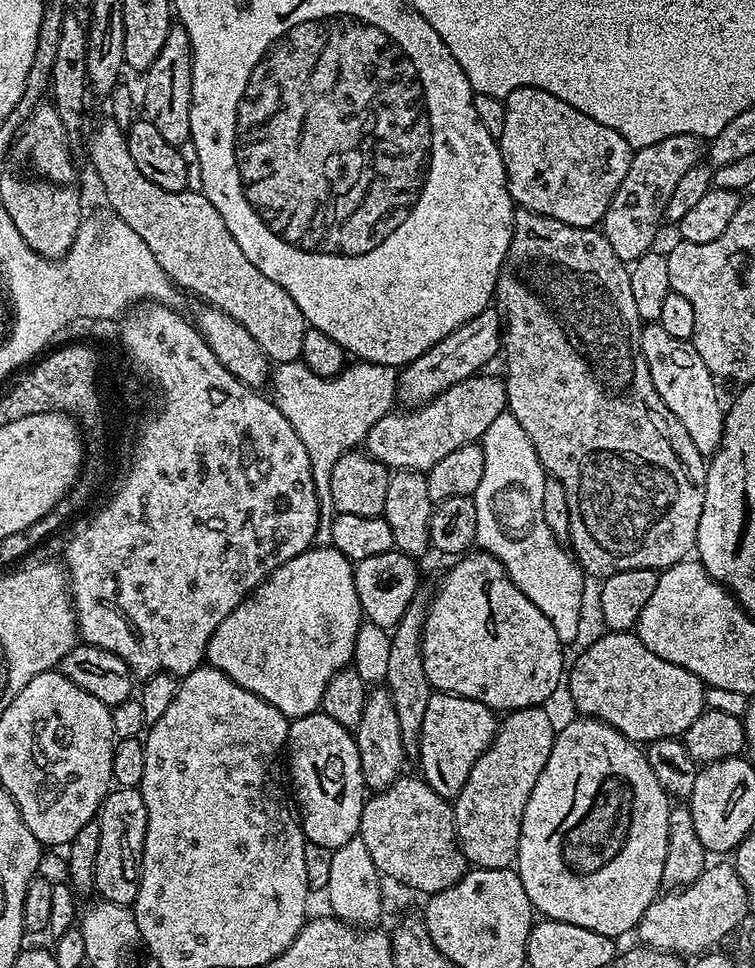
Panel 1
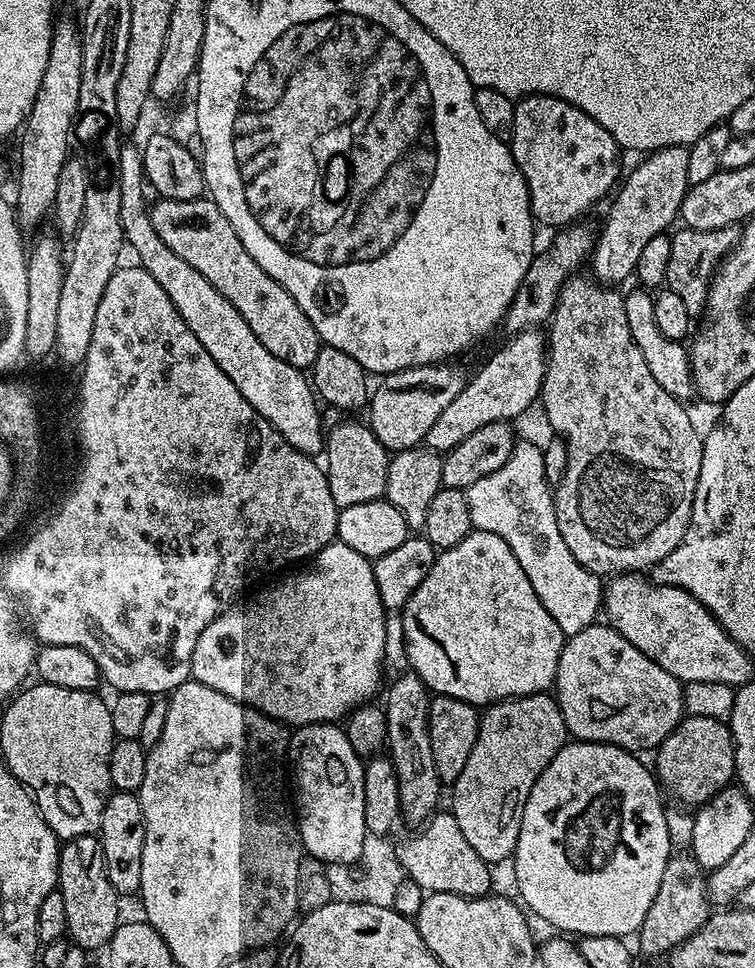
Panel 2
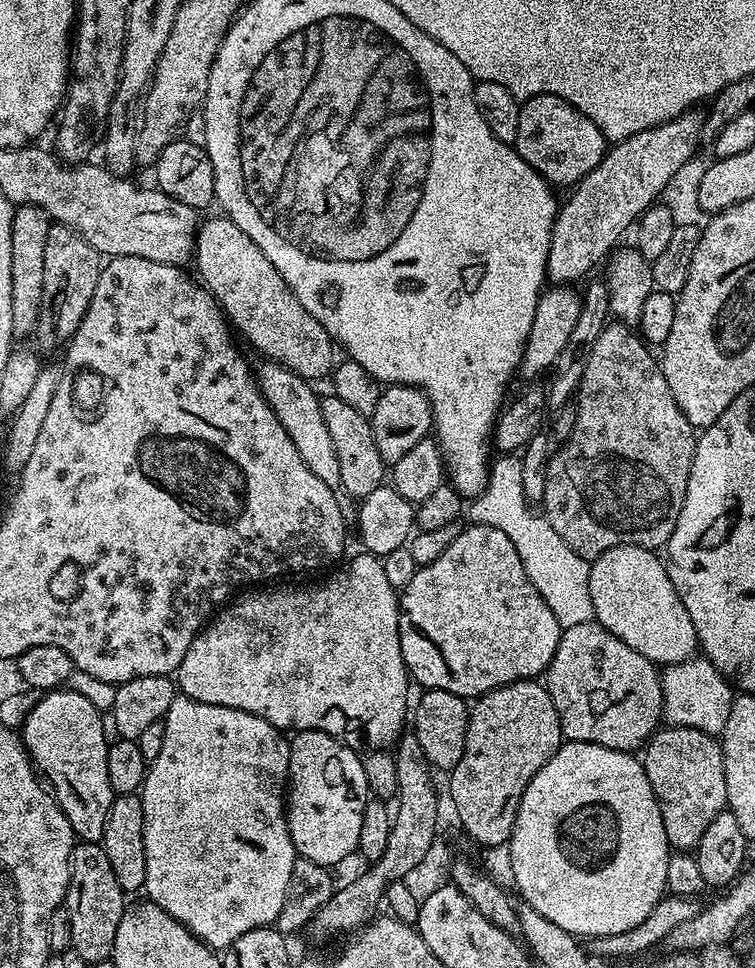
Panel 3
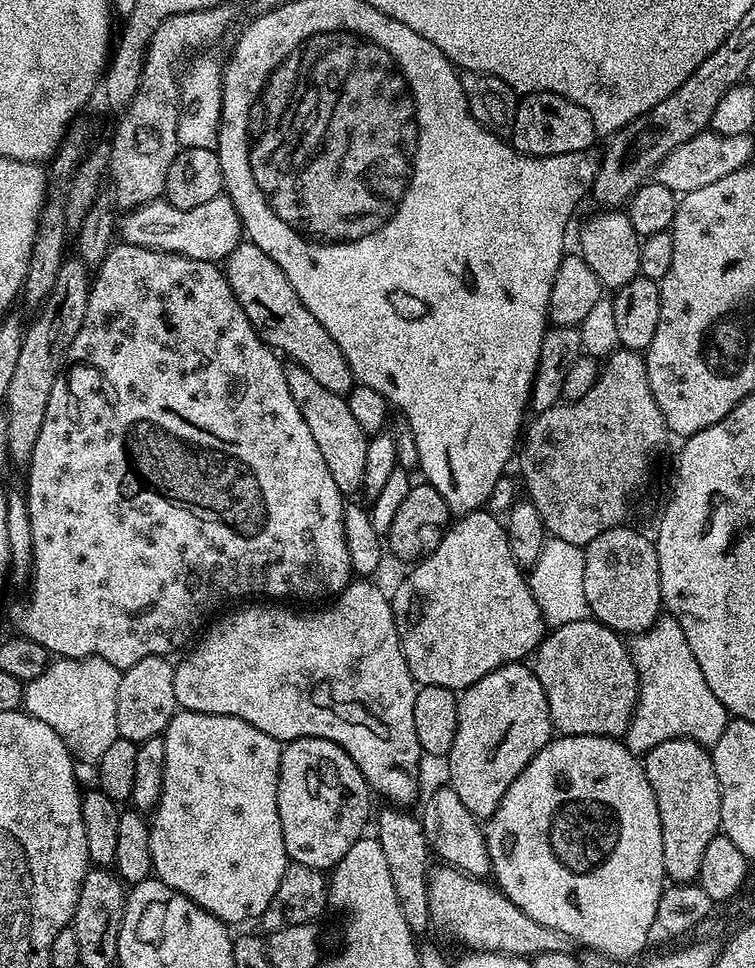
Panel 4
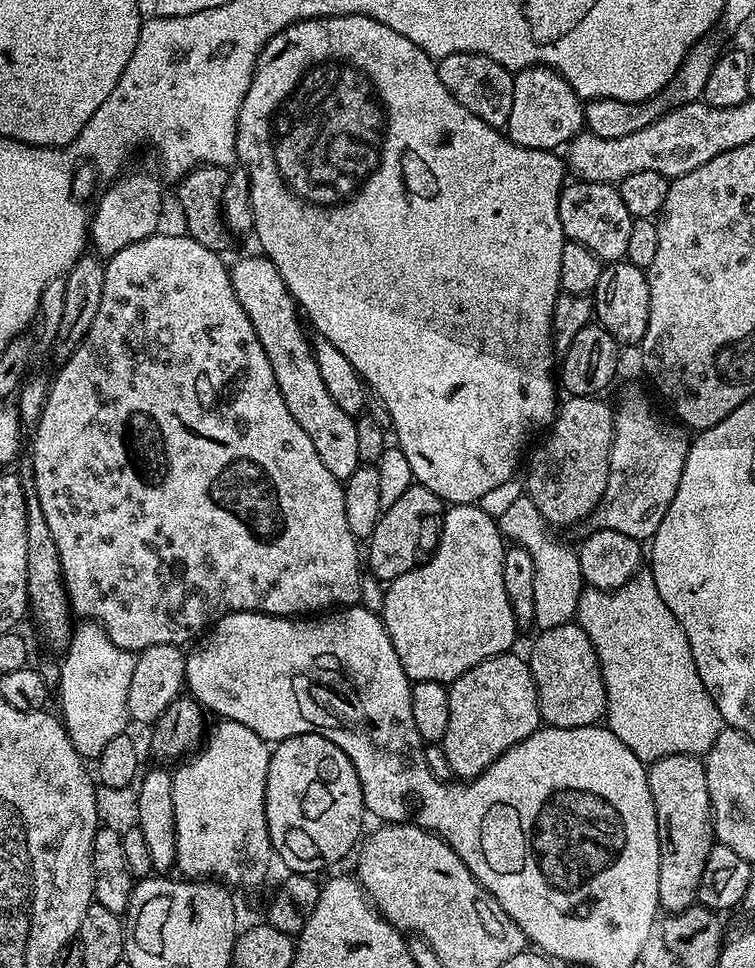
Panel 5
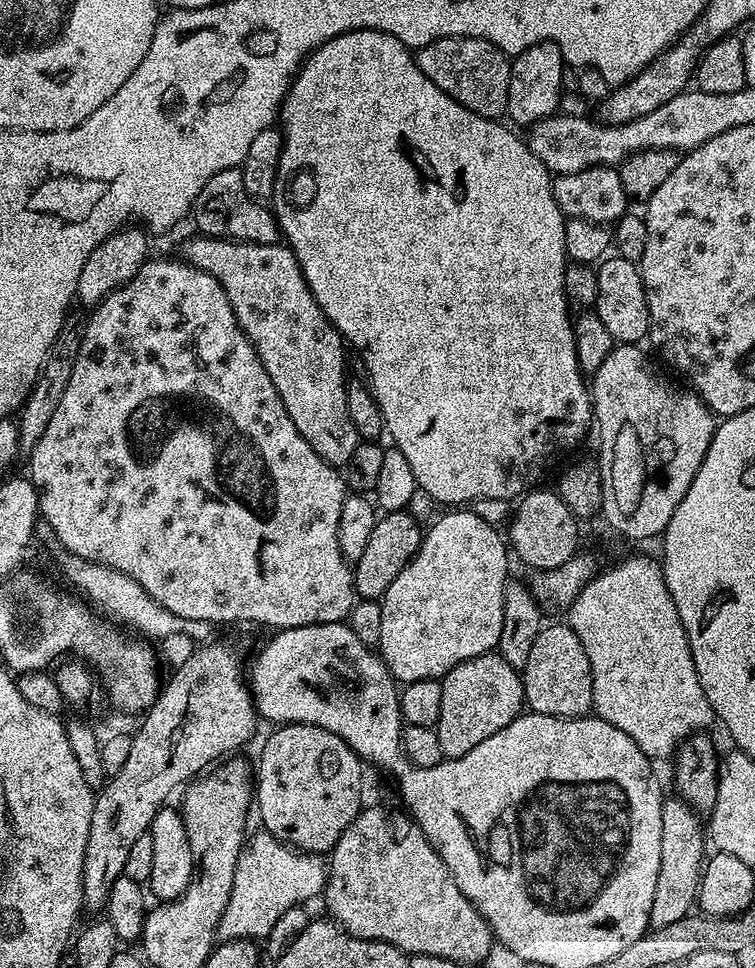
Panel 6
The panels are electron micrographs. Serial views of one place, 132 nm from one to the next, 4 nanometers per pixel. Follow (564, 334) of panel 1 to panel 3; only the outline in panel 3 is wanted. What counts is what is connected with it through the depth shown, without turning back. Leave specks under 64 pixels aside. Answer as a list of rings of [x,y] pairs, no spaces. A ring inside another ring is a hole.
[[[609,322],[598,334],[598,342],[594,342],[594,350],[590,350],[590,362],[586,362],[586,374],[582,374],[582,382],[578,386],[577,392],[580,393],[574,397],[576,452],[556,452],[552,457],[547,457],[548,469],[546,470],[546,490],[544,491],[542,514],[550,522],[550,526],[554,526],[558,538],[562,538],[562,542],[566,542],[566,546],[570,546],[570,550],[574,550],[589,562],[595,560],[606,550],[623,544],[633,544],[653,550],[663,549],[674,534],[678,514],[682,514],[682,502],[686,498],[686,482],[690,478],[690,462],[694,462],[698,432],[686,418],[686,414],[682,414],[682,410],[678,410],[678,402],[674,402],[674,394],[670,394],[670,386],[667,385],[666,378],[662,374],[659,359],[654,355],[653,349],[629,325]]]

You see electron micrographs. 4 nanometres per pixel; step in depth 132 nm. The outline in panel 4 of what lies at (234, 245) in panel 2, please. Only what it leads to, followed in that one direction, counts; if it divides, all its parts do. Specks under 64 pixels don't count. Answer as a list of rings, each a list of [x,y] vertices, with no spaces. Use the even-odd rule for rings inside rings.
[[[242,242],[230,253],[223,269],[234,298],[265,344],[272,345],[285,357],[288,355],[291,363],[302,366],[302,370],[307,370],[321,386],[326,386],[326,390],[347,397],[348,391],[354,387],[354,377],[338,342],[334,342],[334,338],[326,334],[322,322],[306,310],[302,298],[298,298],[286,274],[282,274],[278,262],[251,242]]]

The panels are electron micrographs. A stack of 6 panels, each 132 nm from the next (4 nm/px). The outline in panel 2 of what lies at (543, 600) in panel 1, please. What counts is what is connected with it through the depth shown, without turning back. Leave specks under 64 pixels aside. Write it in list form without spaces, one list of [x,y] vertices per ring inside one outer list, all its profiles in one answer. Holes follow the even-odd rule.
[[[521,439],[510,458],[494,474],[478,478],[466,490],[472,527],[477,532],[498,534],[514,551],[515,558],[550,616],[565,637],[573,636],[599,617],[603,603],[601,577],[582,566],[566,547],[557,524],[553,489],[542,466],[543,447]]]

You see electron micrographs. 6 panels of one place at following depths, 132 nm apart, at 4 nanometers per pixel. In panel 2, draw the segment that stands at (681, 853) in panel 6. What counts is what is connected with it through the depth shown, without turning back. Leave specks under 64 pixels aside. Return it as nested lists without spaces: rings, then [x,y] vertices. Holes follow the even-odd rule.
[[[685,715],[671,734],[655,749],[654,775],[685,806],[699,806],[733,783],[736,751],[731,727],[718,718]],[[668,787],[668,788],[667,788]]]

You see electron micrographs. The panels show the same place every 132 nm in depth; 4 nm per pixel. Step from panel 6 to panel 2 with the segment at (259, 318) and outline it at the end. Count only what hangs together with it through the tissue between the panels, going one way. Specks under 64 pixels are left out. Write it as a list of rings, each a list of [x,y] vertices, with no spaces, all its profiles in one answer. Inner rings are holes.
[[[344,418],[341,424],[334,425],[332,429],[329,427],[326,432],[326,475],[337,509],[358,506],[358,502],[379,500],[386,490],[390,453],[382,446],[382,442],[378,442],[367,423],[360,421],[359,424],[352,419],[356,418]]]

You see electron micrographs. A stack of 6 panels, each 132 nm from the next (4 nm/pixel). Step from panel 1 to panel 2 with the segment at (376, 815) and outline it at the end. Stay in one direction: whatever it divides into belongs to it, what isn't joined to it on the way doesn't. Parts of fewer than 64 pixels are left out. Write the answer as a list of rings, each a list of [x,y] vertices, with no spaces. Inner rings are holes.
[[[449,811],[430,816],[414,834],[395,841],[396,854],[407,877],[416,881],[425,893],[454,893],[480,897],[491,893],[490,865],[463,837],[458,822]]]

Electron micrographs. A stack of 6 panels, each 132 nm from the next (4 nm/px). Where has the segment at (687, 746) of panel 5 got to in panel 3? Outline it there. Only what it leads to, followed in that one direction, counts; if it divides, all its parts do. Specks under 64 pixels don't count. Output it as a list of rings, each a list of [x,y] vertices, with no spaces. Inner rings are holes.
[[[693,658],[667,665],[660,672],[660,685],[664,703],[663,719],[671,727],[702,730],[714,737],[723,733],[726,718],[730,718],[734,688],[729,677],[722,675],[711,662],[703,658]]]

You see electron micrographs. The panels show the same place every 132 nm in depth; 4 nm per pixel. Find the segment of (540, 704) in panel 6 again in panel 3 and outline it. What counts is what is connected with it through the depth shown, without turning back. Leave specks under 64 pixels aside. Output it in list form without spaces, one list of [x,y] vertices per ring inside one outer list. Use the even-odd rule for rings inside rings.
[[[598,623],[579,624],[561,631],[554,658],[548,664],[547,672],[543,673],[542,683],[554,702],[554,710],[558,710],[560,734],[565,741],[590,742],[610,750],[635,753],[643,749],[652,733],[661,727],[664,703],[657,665],[642,658],[638,650],[630,650],[622,638],[614,638],[610,630]]]

